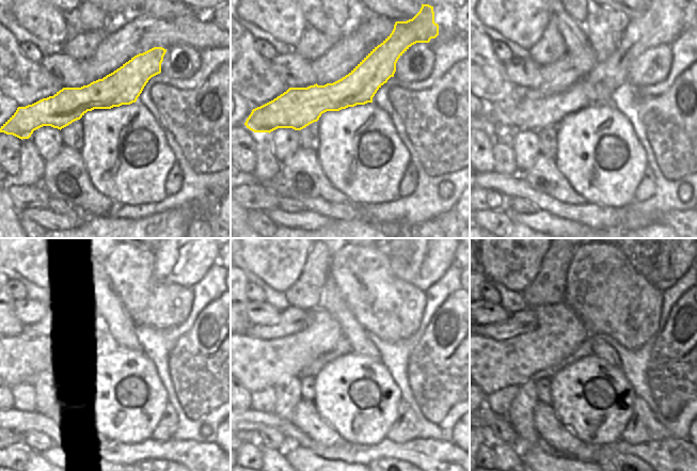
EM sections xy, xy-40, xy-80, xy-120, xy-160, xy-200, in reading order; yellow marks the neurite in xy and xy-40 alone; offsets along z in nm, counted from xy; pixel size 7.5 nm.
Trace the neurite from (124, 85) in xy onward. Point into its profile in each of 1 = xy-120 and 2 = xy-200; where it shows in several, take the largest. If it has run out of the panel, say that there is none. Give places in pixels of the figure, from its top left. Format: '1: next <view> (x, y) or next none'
1: next xy-120 (184, 260)
2: next xy-200 (674, 260)

